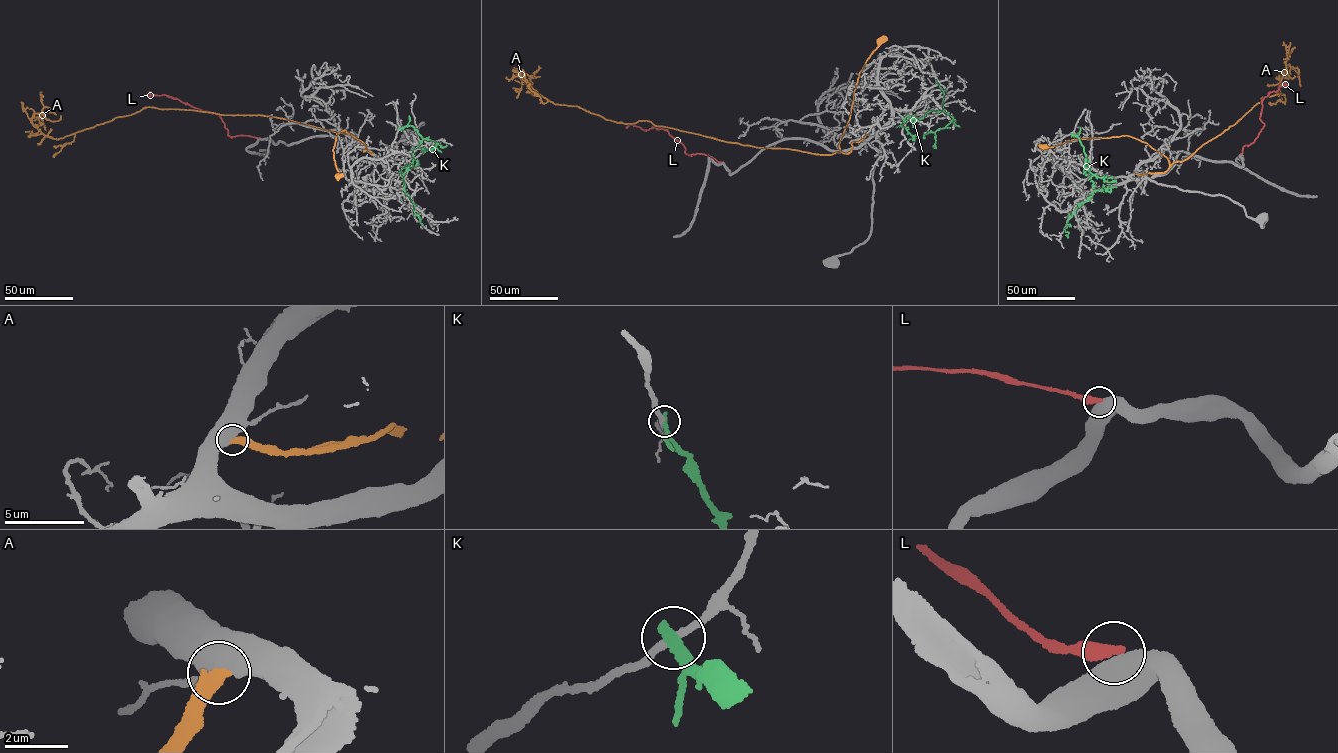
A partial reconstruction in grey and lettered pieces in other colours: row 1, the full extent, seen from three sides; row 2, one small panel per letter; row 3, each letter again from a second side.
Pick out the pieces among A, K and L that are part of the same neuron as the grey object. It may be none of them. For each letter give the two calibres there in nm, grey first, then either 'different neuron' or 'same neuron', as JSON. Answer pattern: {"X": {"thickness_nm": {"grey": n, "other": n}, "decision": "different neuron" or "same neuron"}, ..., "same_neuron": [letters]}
{"A": {"thickness_nm": {"grey": 800, "other": 480}, "decision": "different neuron"}, "K": {"thickness_nm": {"grey": 260, "other": 400}, "decision": "different neuron"}, "L": {"thickness_nm": {"grey": 650, "other": 400}, "decision": "different neuron"}, "same_neuron": []}

